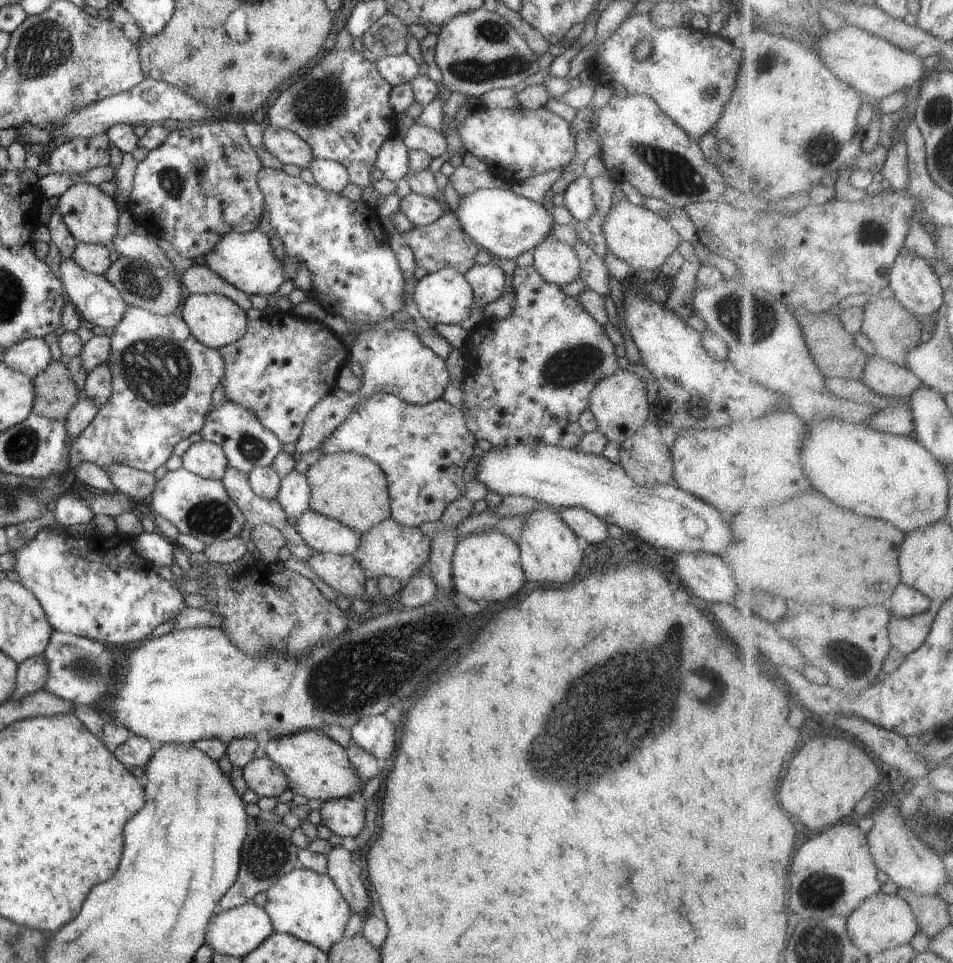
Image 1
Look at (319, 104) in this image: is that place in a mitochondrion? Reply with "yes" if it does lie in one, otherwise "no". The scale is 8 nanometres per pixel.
yes

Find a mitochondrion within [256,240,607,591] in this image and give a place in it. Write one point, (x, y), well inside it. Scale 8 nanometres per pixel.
(571, 366)

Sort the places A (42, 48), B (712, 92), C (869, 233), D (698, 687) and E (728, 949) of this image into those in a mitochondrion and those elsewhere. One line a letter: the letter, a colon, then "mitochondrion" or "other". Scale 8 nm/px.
A: mitochondrion
B: other
C: mitochondrion
D: mitochondrion
E: other

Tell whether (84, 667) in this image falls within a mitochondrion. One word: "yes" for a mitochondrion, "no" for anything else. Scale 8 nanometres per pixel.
yes

